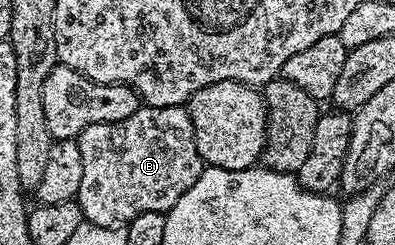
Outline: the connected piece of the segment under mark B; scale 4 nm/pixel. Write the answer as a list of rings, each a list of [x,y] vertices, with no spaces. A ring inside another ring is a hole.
[[[142,105],[123,121],[93,124],[75,140],[82,153],[83,177],[75,201],[87,222],[99,227],[122,227],[145,212],[168,213],[184,192],[191,188],[204,170],[204,162],[195,148],[194,126],[186,107],[155,108]]]

